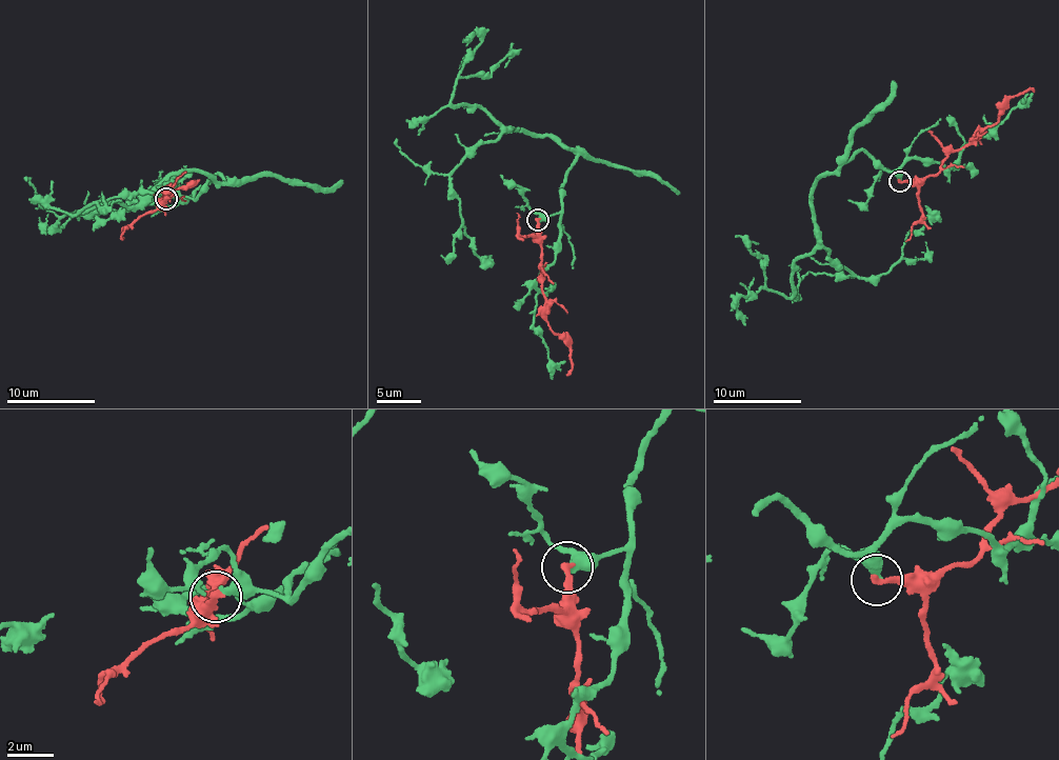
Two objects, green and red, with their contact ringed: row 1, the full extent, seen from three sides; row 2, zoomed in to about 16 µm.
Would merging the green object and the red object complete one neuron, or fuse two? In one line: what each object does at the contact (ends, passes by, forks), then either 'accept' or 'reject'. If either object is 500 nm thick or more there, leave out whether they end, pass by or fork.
green ends | red ends | reject

